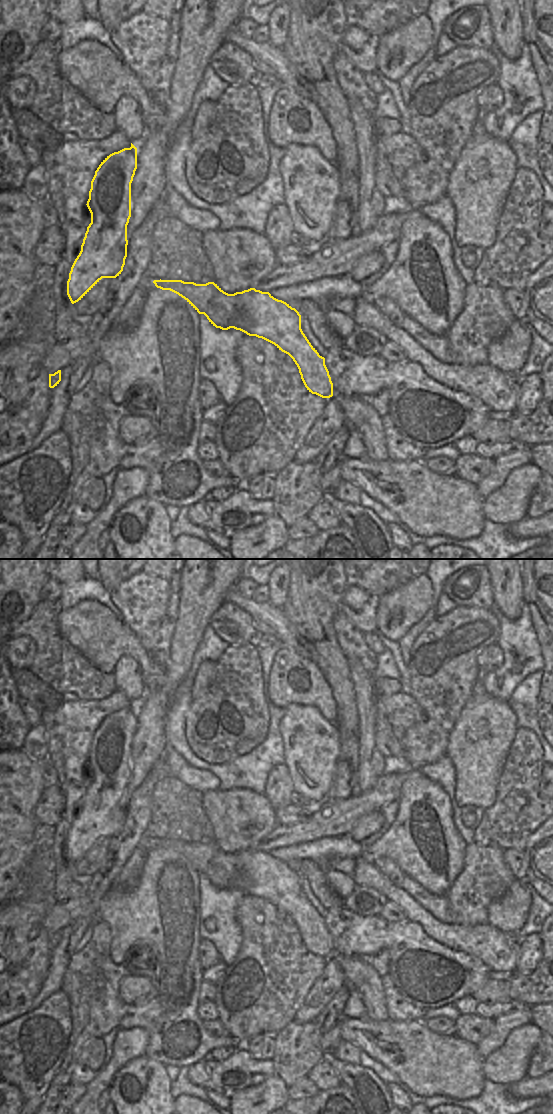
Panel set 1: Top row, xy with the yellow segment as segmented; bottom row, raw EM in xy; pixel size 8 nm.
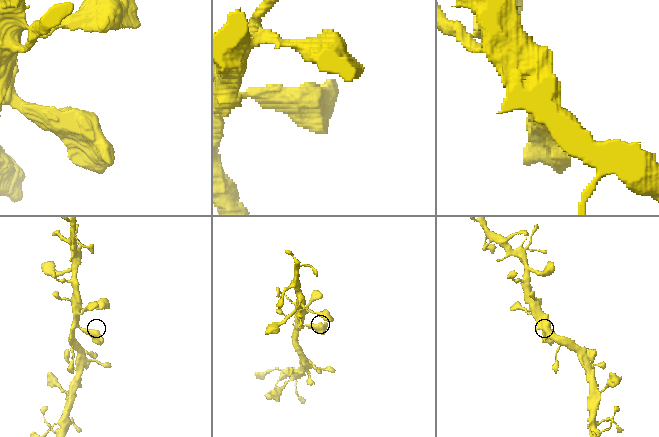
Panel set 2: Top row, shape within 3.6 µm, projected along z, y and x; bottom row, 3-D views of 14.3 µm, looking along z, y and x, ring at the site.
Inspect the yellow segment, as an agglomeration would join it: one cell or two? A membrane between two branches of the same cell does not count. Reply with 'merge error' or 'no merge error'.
no merge error

